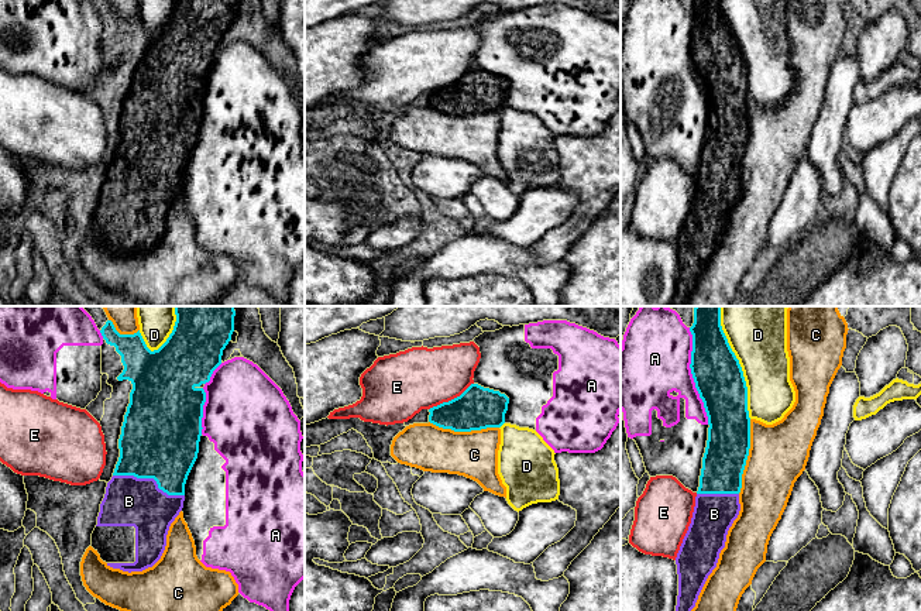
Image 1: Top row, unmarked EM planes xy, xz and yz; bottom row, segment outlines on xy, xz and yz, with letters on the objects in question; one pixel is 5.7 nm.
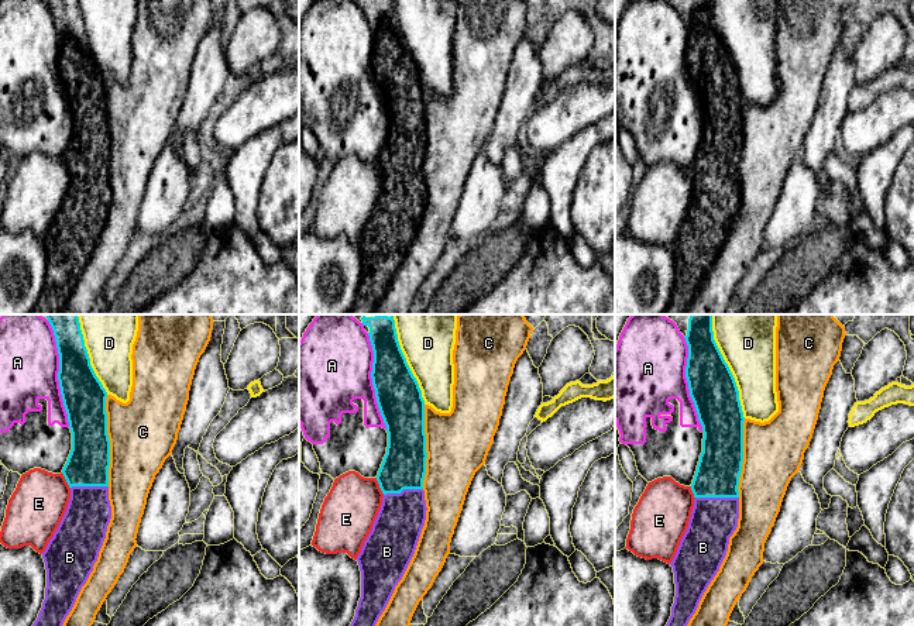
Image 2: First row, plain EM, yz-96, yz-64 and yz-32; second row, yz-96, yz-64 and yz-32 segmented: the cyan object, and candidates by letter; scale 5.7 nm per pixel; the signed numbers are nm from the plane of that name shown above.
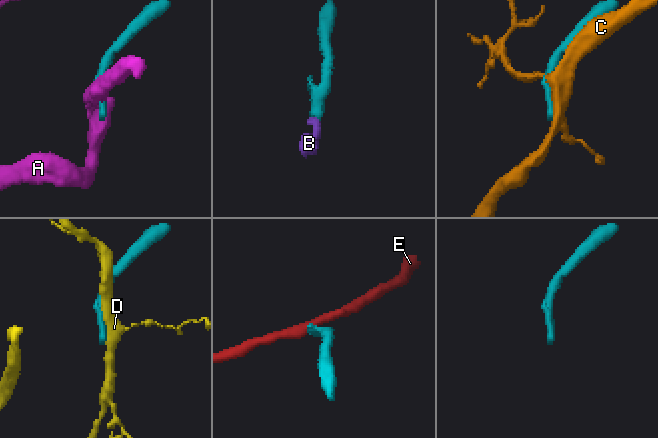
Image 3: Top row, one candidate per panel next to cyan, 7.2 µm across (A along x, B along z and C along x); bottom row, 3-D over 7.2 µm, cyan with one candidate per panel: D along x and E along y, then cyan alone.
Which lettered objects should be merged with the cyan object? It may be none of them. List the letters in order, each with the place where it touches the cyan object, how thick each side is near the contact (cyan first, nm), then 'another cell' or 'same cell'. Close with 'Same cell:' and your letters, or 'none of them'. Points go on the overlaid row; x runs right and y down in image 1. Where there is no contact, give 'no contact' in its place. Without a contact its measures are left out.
A: contact yz (693, 376); calibres 280 and 400 nm; another cell
B: contact xy (150, 477); calibres 460 and 280 nm; same cell
C: contact yz (748, 455); calibres 240 and 340 nm; another cell
D: contact yz (738, 363); calibres 280 and 360 nm; another cell
E: contact xz (452, 400); calibres 240 and 360 nm; another cell
Same cell: B

